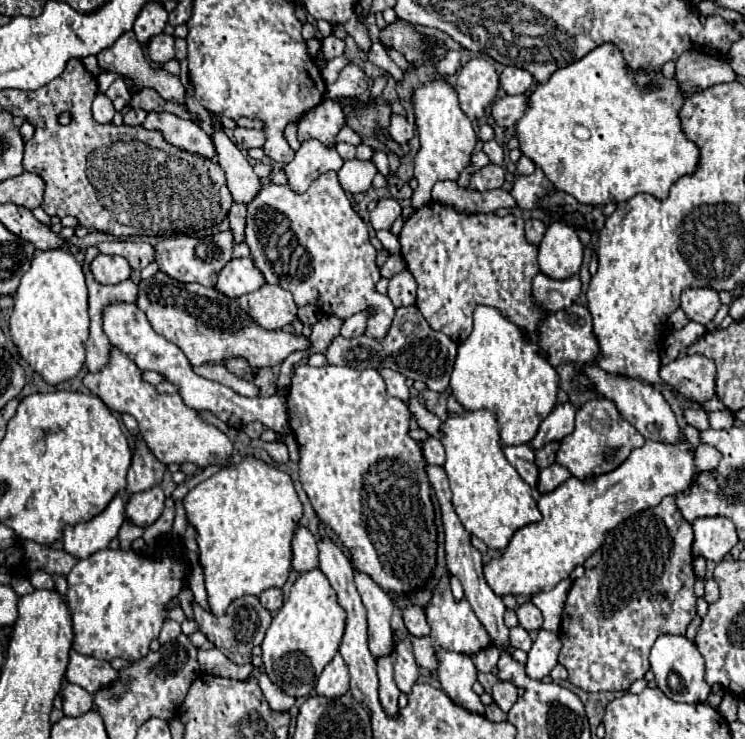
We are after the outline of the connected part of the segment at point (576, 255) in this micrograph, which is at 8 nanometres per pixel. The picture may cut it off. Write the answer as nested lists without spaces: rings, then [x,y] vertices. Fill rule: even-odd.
[[[565,222],[549,224],[543,242],[539,244],[539,268],[553,280],[567,280],[579,274],[583,262],[583,244],[575,228]]]

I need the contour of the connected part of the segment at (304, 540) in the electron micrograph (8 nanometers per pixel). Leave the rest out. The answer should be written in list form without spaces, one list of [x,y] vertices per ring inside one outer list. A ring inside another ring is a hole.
[[[297,526],[293,532],[293,540],[291,540],[291,552],[293,552],[293,562],[291,566],[297,572],[309,572],[311,568],[319,566],[319,550],[317,550],[317,540],[315,536],[305,528],[305,526]]]

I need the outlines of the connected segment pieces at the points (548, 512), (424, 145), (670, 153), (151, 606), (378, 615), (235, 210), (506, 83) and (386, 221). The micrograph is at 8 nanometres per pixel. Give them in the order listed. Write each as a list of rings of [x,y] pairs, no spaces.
[[[647,440],[641,448],[635,448],[627,456],[627,460],[611,472],[595,474],[587,480],[579,480],[579,478],[571,476],[559,488],[555,488],[553,492],[543,494],[539,498],[539,512],[543,514],[543,520],[539,524],[529,524],[529,526],[523,526],[521,530],[517,530],[507,546],[507,552],[503,550],[503,554],[499,558],[491,560],[485,566],[483,572],[485,572],[485,580],[487,580],[489,588],[497,596],[523,594],[527,598],[535,592],[551,590],[561,580],[569,578],[569,574],[575,566],[581,566],[595,550],[599,550],[599,546],[605,542],[605,536],[609,530],[613,530],[617,524],[627,520],[635,512],[657,506],[667,494],[683,492],[693,482],[695,476],[699,476],[701,472],[707,472],[707,468],[715,468],[717,462],[719,462],[719,452],[715,452],[715,448],[707,448],[705,444],[699,444],[697,452],[695,452],[687,440],[683,440],[681,444],[663,444],[663,442]]]
[[[433,80],[415,90],[415,116],[421,138],[419,154],[415,156],[415,178],[419,182],[413,192],[413,208],[421,208],[431,202],[431,188],[439,180],[457,180],[461,170],[471,164],[471,154],[477,144],[471,120],[459,108],[457,92],[447,80]]]
[[[601,44],[531,92],[529,110],[517,122],[521,152],[543,168],[557,190],[571,194],[579,204],[617,204],[639,192],[665,200],[669,188],[699,166],[699,148],[685,136],[679,120],[685,96],[677,78],[665,78],[661,70],[631,70],[615,44]]]
[[[177,542],[161,546],[157,556],[105,548],[79,560],[67,576],[67,606],[73,618],[73,650],[105,662],[111,658],[143,658],[165,622],[165,604],[185,586],[189,570],[183,562],[181,550],[183,548]]]
[[[355,570],[355,586],[367,608],[367,622],[369,622],[369,650],[375,658],[391,652],[393,636],[391,636],[391,612],[393,602],[391,596],[373,582],[371,576]]]
[[[233,204],[231,212],[229,212],[229,222],[231,222],[231,232],[233,232],[233,242],[239,244],[245,240],[245,212],[247,208],[243,204]]]
[[[507,66],[501,76],[499,76],[499,82],[501,82],[501,88],[507,92],[507,94],[525,94],[531,90],[533,86],[533,78],[527,70],[521,70],[521,68],[515,68],[515,66]]]
[[[383,198],[383,200],[379,200],[377,208],[369,212],[371,226],[375,230],[389,230],[391,224],[399,218],[399,214],[401,214],[399,202],[393,200],[393,198]]]

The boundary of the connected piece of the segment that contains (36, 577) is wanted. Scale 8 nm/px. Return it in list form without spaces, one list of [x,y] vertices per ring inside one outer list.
[[[33,572],[29,580],[31,580],[31,584],[33,584],[35,588],[45,588],[45,590],[55,590],[55,582],[53,582],[53,578],[51,578],[49,574],[45,574],[45,572]]]

